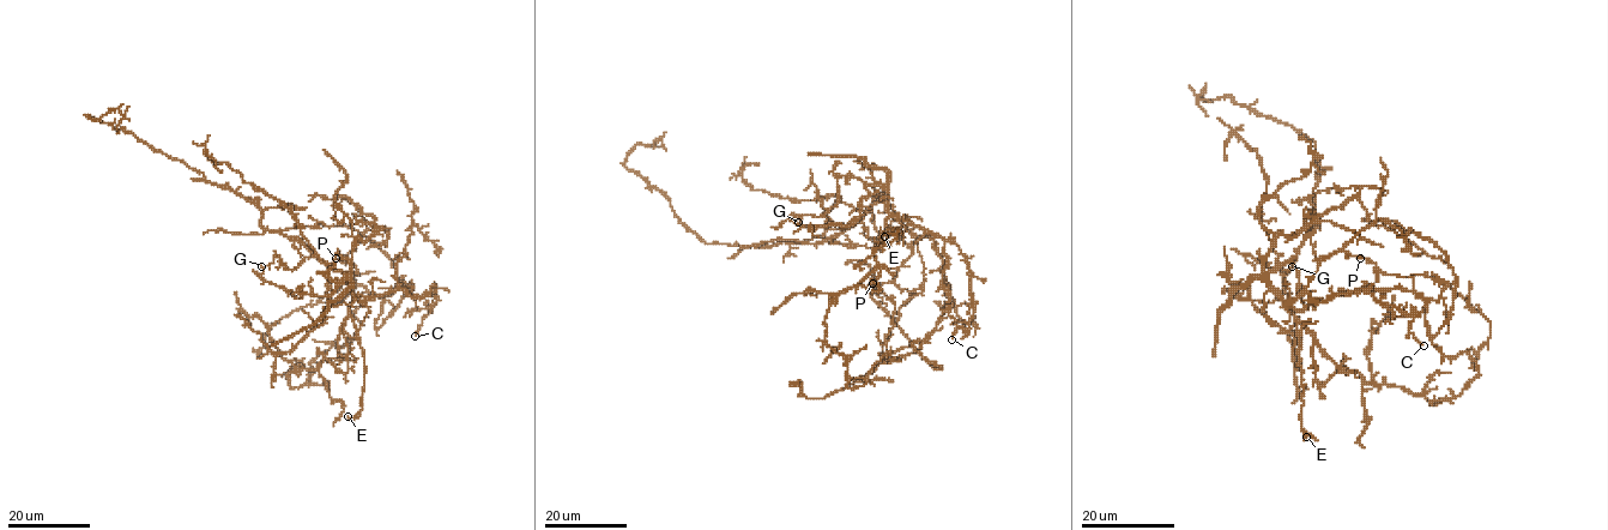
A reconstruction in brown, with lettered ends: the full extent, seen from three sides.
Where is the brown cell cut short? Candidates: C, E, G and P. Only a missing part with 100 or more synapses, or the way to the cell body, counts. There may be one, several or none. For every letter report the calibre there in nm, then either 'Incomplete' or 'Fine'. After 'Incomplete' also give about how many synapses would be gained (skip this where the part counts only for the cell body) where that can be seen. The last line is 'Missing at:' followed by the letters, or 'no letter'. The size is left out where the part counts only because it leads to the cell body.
C: Thickness 140 nm. Fine
E: Thickness 120 nm. Fine
G: Thickness 120 nm. Fine
P: Thickness 180 nm. Fine
Missing at: no letter

